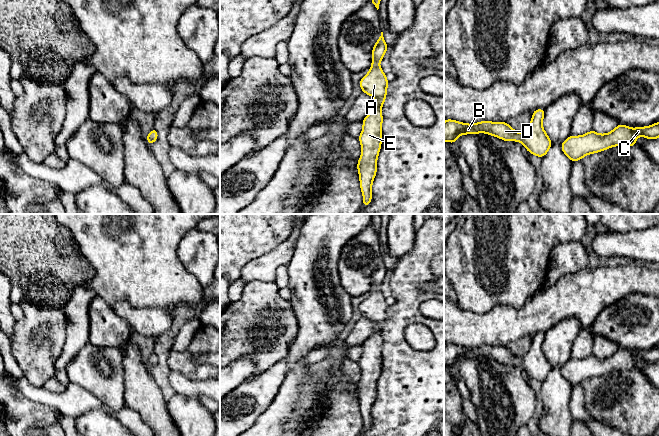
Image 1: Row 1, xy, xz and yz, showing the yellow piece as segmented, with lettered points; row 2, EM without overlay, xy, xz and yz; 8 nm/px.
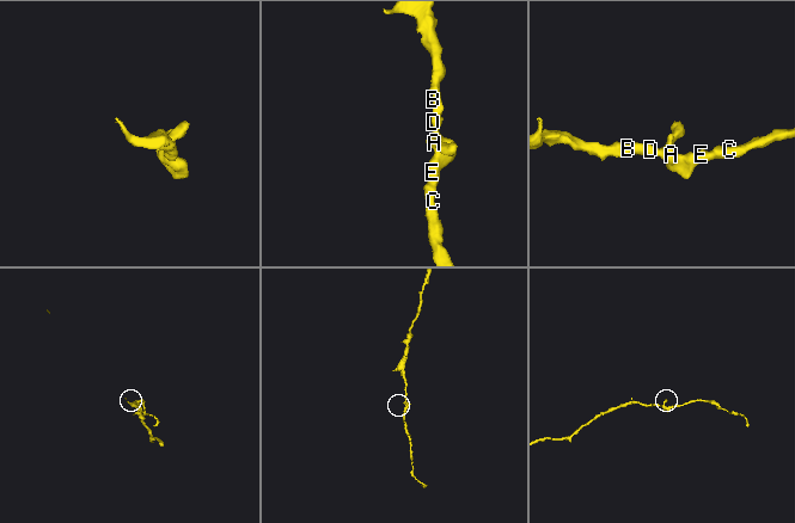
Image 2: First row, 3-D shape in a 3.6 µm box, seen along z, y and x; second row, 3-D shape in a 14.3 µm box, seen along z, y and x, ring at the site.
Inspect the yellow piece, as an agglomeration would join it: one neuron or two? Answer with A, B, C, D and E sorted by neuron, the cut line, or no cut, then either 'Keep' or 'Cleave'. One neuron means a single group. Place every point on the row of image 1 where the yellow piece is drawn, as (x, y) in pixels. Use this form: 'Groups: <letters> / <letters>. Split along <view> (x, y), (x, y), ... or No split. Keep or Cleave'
Groups: A B C D E. No split. Keep

